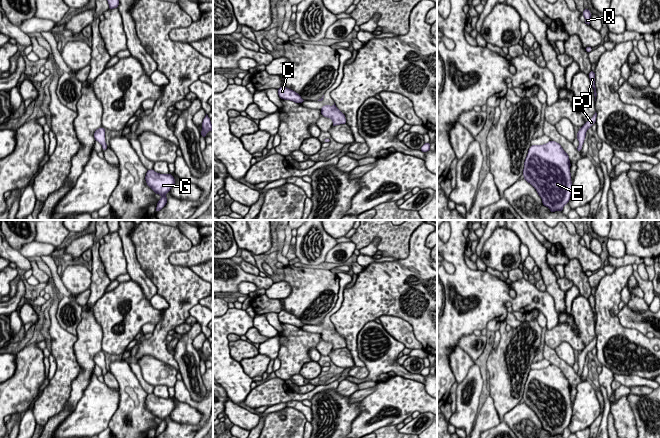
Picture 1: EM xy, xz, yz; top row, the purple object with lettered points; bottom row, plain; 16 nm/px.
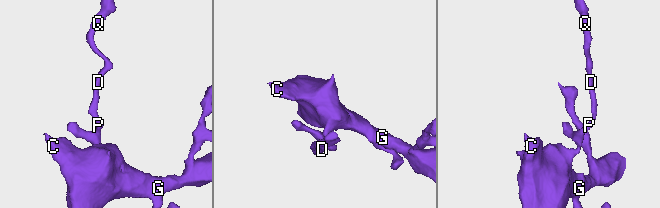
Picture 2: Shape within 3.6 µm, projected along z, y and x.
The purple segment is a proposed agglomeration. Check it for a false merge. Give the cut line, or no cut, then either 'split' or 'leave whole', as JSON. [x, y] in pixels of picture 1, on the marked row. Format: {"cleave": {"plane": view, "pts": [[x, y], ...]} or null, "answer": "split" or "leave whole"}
{"cleave": null, "answer": "leave whole"}

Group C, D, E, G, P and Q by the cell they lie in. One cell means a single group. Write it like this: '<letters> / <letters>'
C D E G P Q

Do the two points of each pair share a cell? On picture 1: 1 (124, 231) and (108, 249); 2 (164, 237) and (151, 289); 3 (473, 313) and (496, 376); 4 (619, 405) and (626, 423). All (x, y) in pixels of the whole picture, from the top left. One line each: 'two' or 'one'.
1: two
2: two
3: two
4: one

